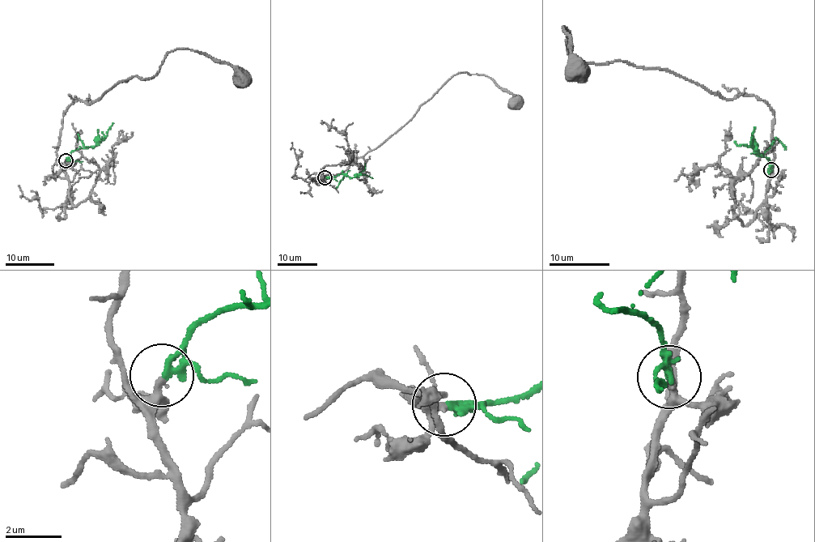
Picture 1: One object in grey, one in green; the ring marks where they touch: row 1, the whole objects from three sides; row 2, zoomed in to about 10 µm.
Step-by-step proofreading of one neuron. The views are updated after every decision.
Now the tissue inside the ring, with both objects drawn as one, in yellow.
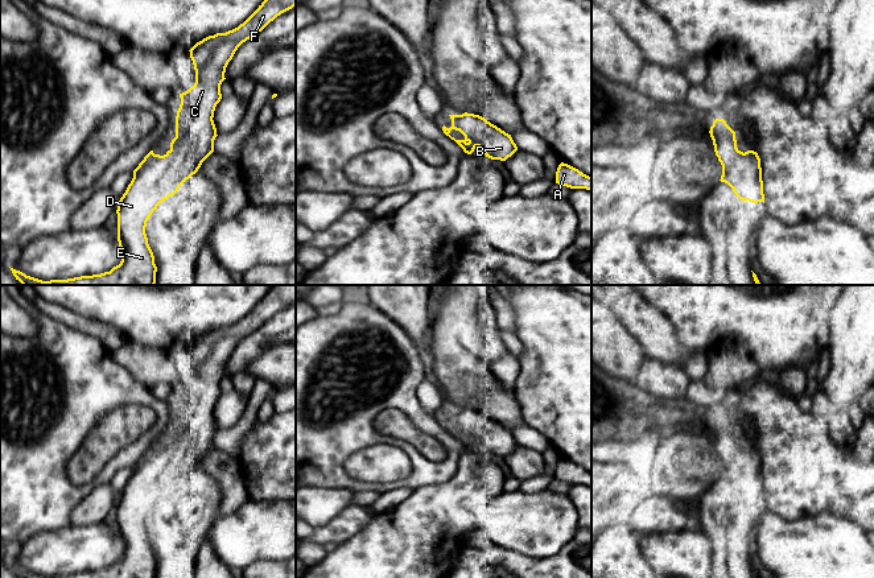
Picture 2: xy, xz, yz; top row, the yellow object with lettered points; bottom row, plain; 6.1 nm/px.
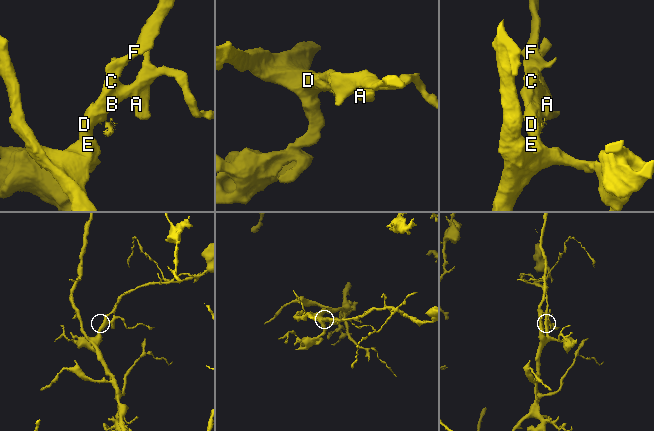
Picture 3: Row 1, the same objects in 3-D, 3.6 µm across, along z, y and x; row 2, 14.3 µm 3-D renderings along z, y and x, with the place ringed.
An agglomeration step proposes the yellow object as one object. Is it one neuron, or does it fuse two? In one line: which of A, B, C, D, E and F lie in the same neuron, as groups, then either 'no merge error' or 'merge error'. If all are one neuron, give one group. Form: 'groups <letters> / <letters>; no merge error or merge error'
groups A B C D E F; no merge error

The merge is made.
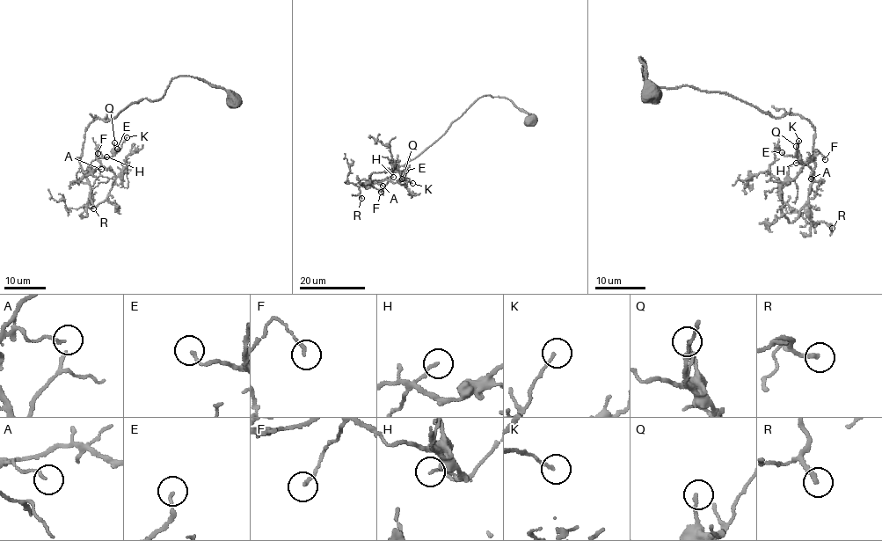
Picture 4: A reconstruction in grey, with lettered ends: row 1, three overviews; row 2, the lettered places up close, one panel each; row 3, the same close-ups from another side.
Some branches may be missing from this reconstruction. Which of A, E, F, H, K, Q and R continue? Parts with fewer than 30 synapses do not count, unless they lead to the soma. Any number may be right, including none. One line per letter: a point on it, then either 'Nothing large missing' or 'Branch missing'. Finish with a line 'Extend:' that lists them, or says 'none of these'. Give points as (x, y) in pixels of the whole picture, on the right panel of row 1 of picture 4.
A: Place: (811, 179). Nothing large missing
E: Place: (782, 152). Nothing large missing
F: Place: (825, 159). Nothing large missing
H: Place: (796, 163). Nothing large missing
K: Place: (798, 141). Nothing large missing
Q: Place: (796, 146). Nothing large missing
R: Place: (832, 228). Branch missing
Extend: R

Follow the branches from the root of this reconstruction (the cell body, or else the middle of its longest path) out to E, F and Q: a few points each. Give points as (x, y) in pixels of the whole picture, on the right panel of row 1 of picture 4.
E: (649, 91), (640, 58), (650, 84), (799, 114), (815, 131), (812, 180), (811, 167), (782, 152)
F: (649, 91), (640, 58), (650, 84), (799, 114), (815, 131), (812, 180), (803, 164), (817, 150), (825, 159)
Q: (649, 91), (640, 58), (650, 84), (692, 85), (776, 117), (799, 114), (815, 131), (812, 180), (796, 146)

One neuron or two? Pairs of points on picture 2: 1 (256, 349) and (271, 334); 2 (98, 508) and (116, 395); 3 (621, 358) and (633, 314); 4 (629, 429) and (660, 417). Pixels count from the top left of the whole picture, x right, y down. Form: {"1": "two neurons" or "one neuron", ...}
{"1": "one neuron", "2": "two neurons", "3": "two neurons", "4": "one neuron"}

